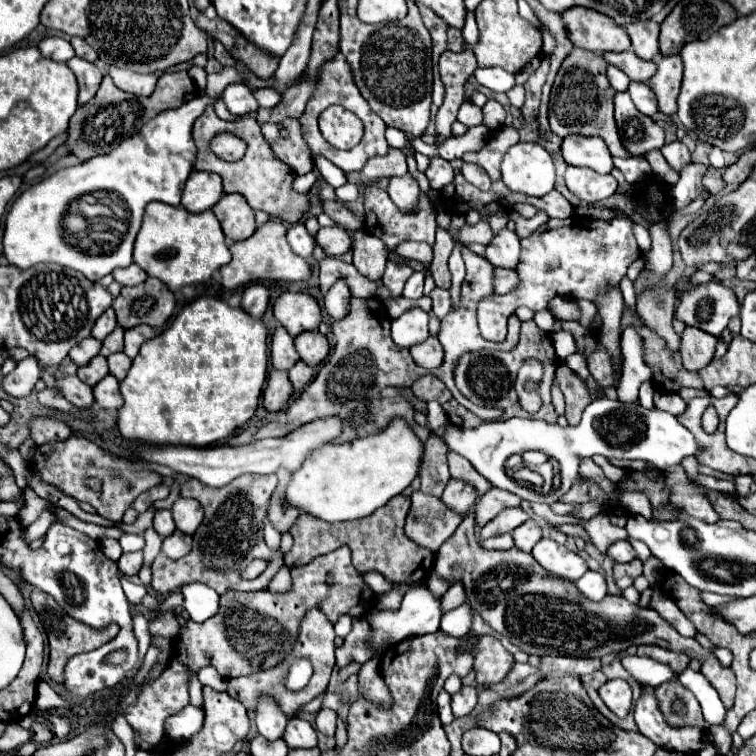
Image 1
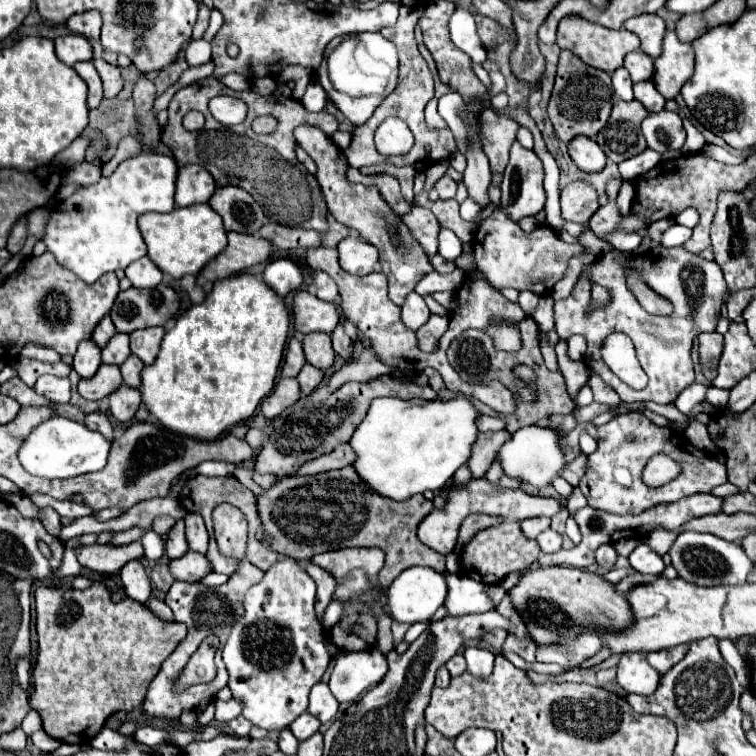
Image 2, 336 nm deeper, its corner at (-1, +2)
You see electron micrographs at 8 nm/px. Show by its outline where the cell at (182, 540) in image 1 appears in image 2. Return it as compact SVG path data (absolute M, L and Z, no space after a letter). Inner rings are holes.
M186 551L182 557L172 559L168 567L176 581L188 581L188 583L200 581L204 575L210 573L206 557L196 551Z

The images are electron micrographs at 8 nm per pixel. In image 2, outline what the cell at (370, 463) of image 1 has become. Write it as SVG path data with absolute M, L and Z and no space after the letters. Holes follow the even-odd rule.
M462 395L450 401L440 401L440 399L436 401L422 401L422 399L400 401L392 397L374 399L368 409L368 415L358 425L358 429L354 431L350 439L350 447L356 453L356 461L352 463L352 467L356 469L358 477L370 489L374 489L380 497L386 497L392 501L402 503L416 493L440 491L450 483L454 471L468 461L470 447L476 441L476 433L478 433L474 425L476 417L478 417L476 407L472 405L470 399Z

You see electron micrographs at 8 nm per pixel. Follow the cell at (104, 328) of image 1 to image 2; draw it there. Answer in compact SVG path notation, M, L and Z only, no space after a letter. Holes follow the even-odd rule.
M106 315L106 317L102 317L102 321L96 325L94 335L92 335L92 341L102 349L114 335L116 335L116 327L114 327L112 319Z

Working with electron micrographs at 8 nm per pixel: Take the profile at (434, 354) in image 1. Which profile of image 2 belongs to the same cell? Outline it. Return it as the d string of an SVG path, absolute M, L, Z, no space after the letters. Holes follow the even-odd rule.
M430 315L428 323L416 331L420 351L424 351L424 353L436 351L438 349L438 341L446 333L446 329L448 329L448 317Z

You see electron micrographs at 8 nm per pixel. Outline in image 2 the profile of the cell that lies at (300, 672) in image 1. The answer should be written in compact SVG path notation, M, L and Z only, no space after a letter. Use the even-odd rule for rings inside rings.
M284 557L278 559L264 575L264 579L248 591L244 599L244 615L232 627L230 639L224 645L224 663L230 673L228 687L232 697L242 703L242 715L256 727L266 731L278 729L282 731L288 727L298 715L302 715L308 707L308 693L310 689L322 679L330 655L324 647L324 629L314 615L314 597L316 597L316 583L312 577L302 569L302 563L296 559Z

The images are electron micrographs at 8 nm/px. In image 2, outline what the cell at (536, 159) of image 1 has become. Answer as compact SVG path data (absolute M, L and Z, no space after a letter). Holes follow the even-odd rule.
M514 141L510 149L510 163L504 171L502 205L500 209L514 221L526 215L536 215L544 209L544 167L534 151L524 149Z

